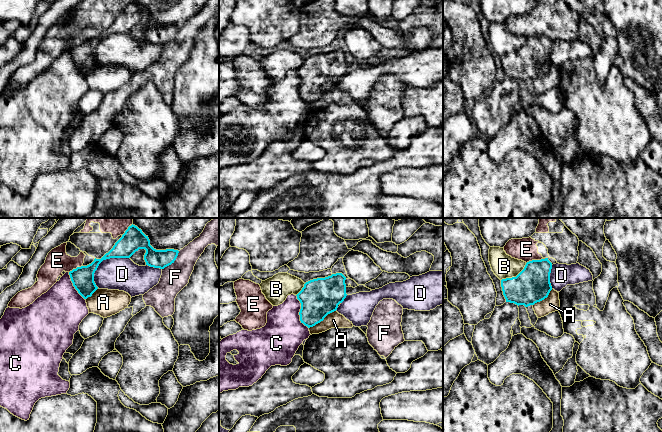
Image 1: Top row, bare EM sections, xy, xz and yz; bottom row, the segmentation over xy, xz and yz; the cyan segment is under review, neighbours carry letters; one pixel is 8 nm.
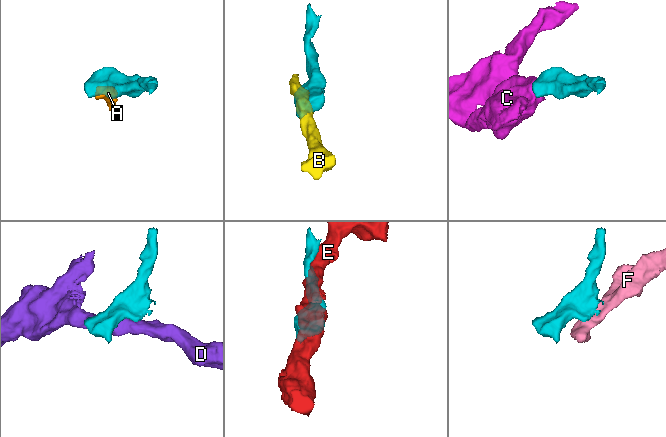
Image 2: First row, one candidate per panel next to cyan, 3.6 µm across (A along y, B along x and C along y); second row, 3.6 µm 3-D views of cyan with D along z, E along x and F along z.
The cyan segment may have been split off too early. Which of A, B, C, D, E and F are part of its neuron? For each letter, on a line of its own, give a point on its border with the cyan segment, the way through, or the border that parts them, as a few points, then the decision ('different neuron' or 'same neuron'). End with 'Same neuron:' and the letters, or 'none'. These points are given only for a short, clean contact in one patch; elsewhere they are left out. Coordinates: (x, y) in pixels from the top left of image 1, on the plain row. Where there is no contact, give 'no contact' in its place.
A: contact xz (322, 96); border xz (335, 86), (309, 104); different neuron
B: contact yz (514, 53); different neuron
C: contact xz (299, 88); border xz (295, 71), (300, 79), (299, 95), (308, 104); different neuron
D: contact xy (103, 35); different neuron
E: contact yz (535, 36); different neuron
F: contact xy (172, 38); border xy (179, 27), (176, 34), (162, 45); different neuron
Same neuron: none

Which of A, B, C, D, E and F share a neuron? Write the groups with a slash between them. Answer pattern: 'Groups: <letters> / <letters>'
Groups: A / B / C / D / E / F

